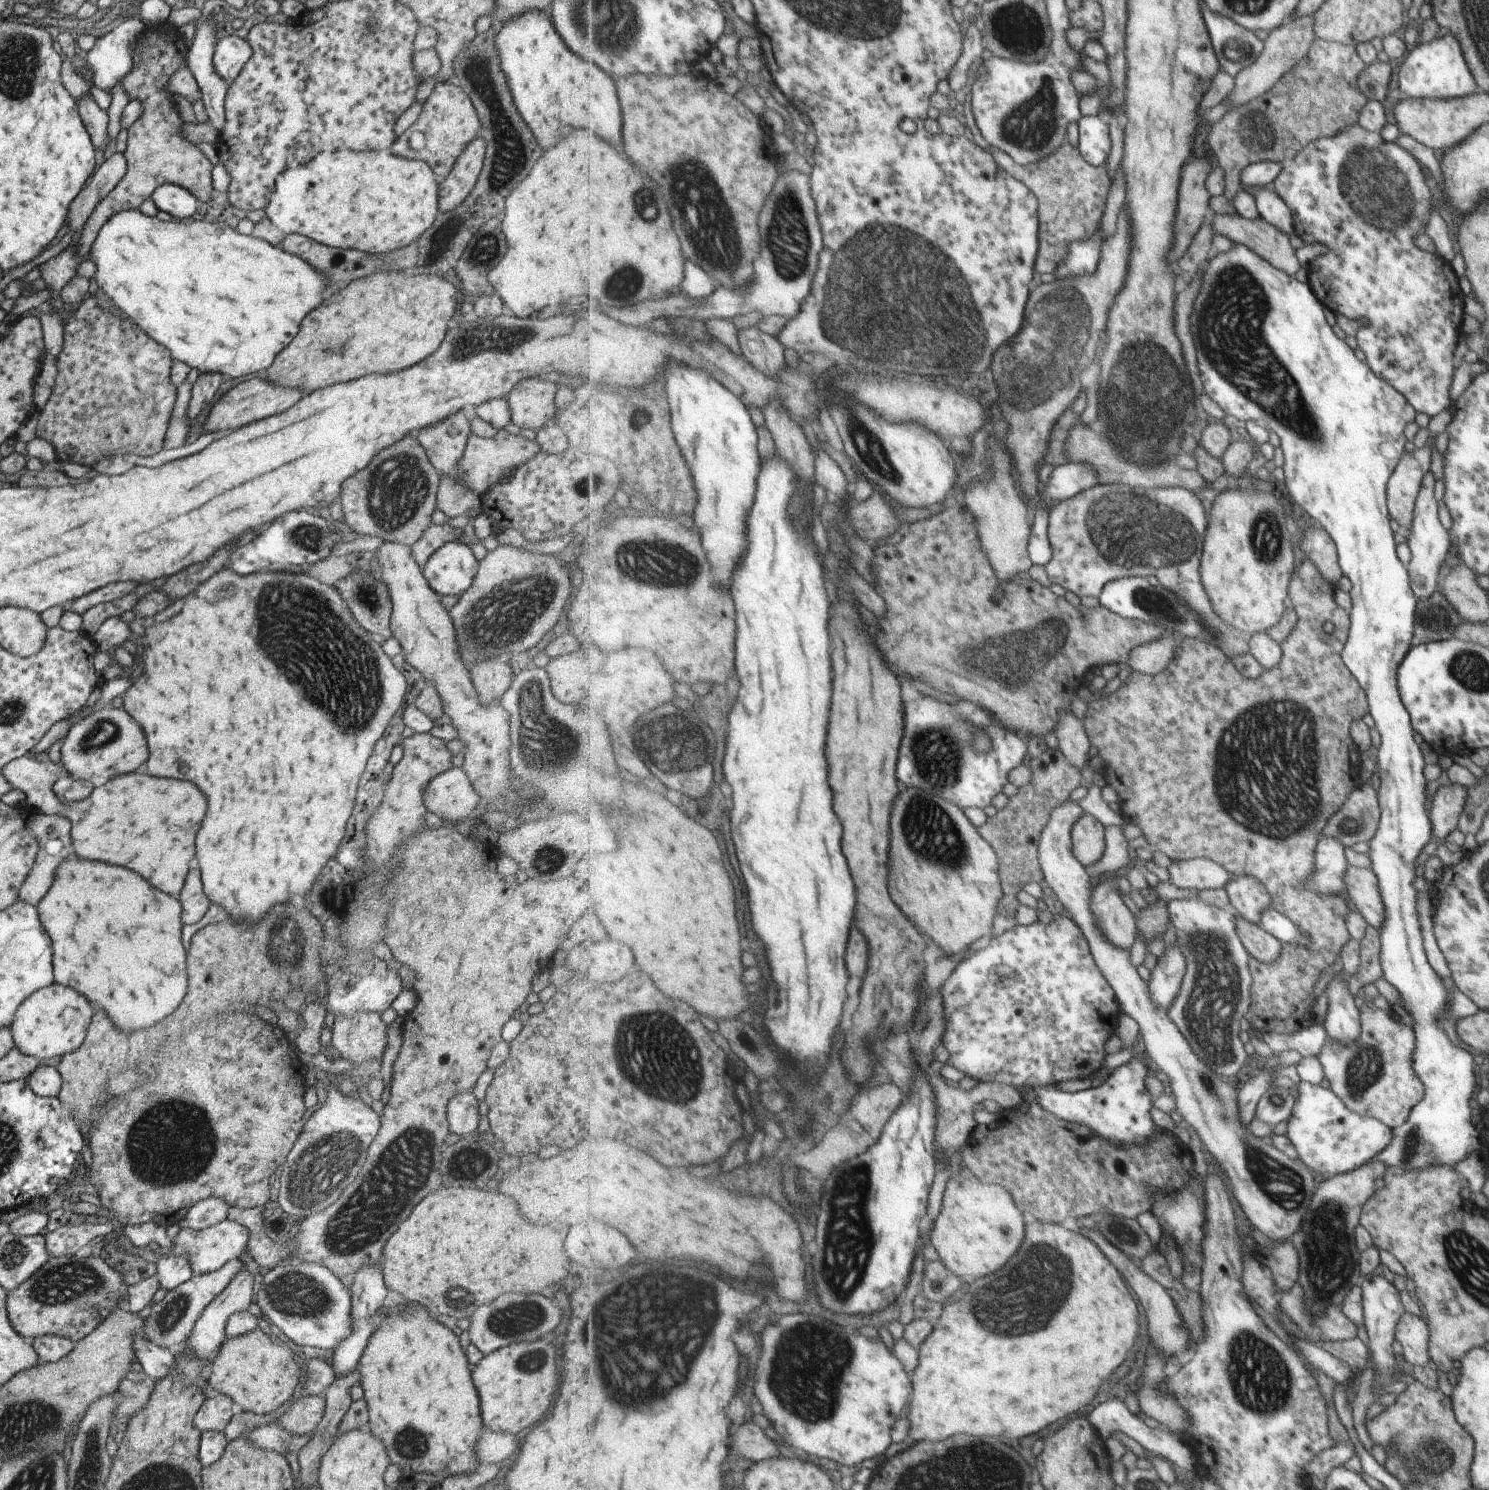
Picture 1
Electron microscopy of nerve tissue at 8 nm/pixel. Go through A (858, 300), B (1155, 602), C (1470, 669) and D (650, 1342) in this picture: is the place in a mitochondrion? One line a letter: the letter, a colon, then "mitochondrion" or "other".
A: mitochondrion
B: mitochondrion
C: mitochondrion
D: mitochondrion

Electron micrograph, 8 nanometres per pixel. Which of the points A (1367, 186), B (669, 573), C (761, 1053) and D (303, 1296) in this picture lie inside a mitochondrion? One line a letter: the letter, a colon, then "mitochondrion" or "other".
A: mitochondrion
B: mitochondrion
C: mitochondrion
D: mitochondrion

